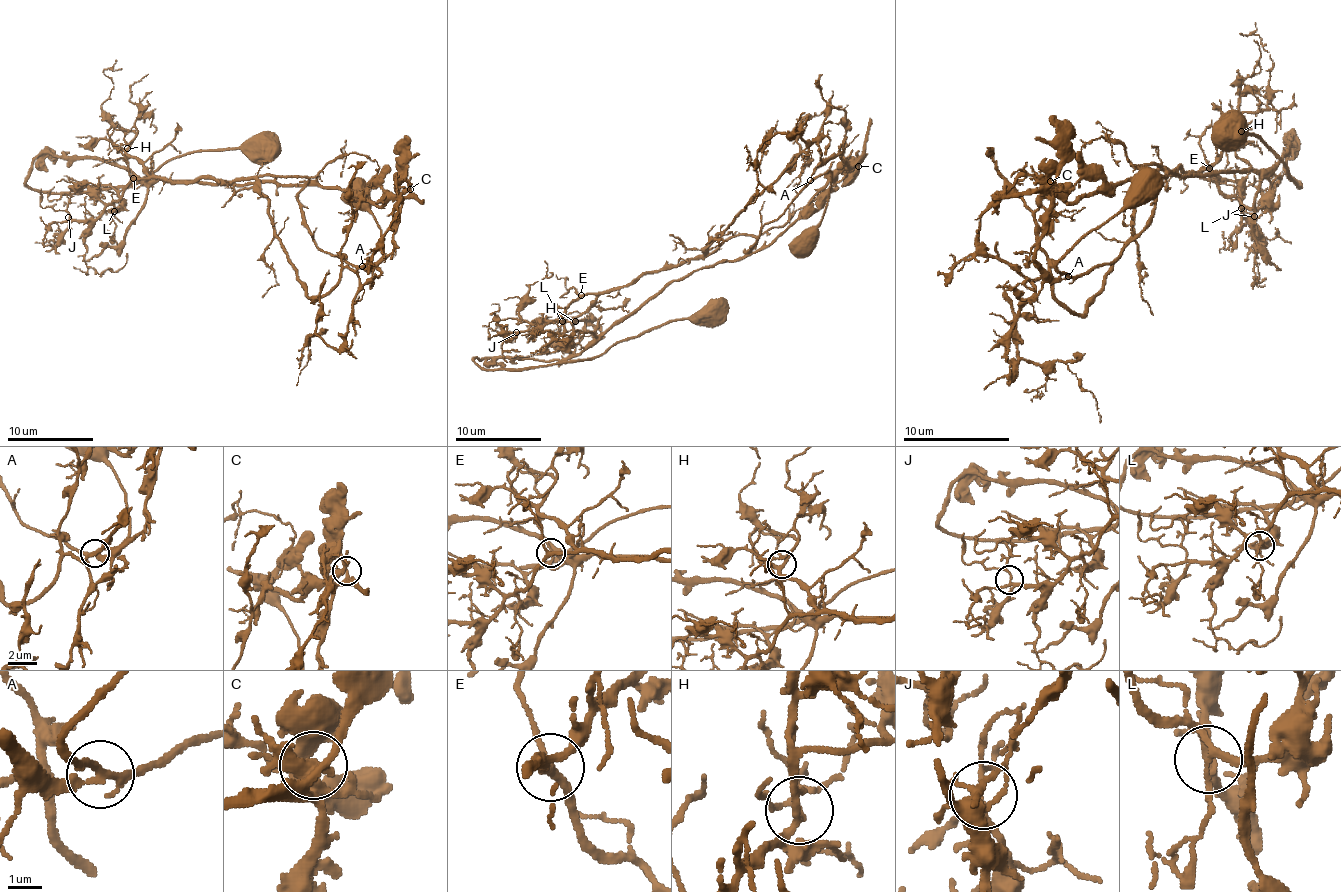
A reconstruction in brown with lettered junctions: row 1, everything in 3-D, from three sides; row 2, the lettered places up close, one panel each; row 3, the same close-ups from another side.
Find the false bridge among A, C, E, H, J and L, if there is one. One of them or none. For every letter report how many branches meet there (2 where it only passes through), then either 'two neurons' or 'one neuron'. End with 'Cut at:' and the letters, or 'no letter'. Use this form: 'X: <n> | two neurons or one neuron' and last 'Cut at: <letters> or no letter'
A: 3 | two neurons
C: 3 | one neuron
E: 3 | one neuron
H: 3 | one neuron
J: 5 | one neuron
L: 4 | one neuron
Cut at: A

